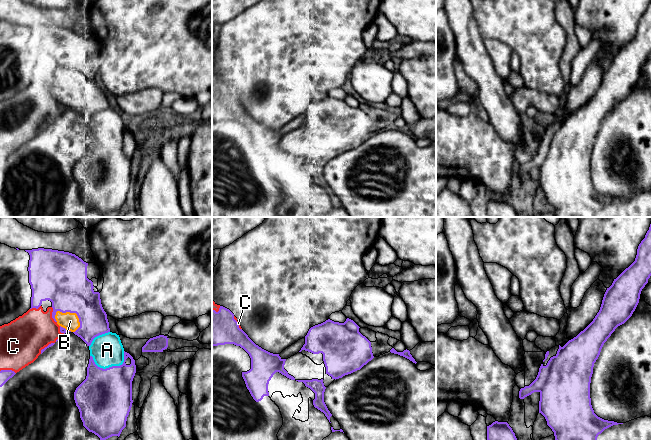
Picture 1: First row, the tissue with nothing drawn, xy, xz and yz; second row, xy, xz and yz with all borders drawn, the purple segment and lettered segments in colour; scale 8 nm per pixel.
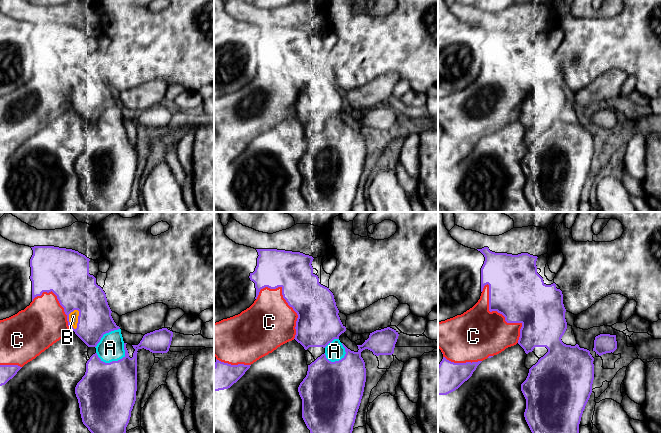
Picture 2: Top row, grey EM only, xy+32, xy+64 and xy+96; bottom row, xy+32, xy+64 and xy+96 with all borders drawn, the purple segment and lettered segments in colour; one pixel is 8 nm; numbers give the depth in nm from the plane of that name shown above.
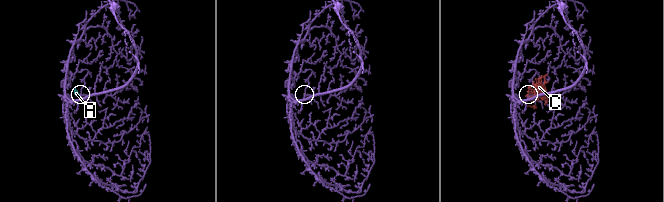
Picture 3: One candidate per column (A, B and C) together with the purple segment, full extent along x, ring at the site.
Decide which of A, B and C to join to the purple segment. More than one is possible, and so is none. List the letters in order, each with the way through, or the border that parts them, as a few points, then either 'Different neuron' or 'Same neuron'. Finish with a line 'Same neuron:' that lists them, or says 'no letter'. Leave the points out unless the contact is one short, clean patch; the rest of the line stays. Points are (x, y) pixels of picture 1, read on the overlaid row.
A: Same neuron
B: Different neuron
C: Different neuron
Same neuron: A

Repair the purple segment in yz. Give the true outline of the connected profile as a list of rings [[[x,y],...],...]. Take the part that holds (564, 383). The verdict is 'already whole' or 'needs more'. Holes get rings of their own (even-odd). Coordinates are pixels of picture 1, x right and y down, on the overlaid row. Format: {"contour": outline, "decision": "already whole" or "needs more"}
{"contour": [[[651,224],[649,227],[649,230],[647,231],[647,233],[645,235],[645,238],[641,241],[641,243],[638,246],[635,261],[628,268],[626,268],[616,279],[614,279],[612,285],[609,288],[607,288],[607,290],[604,294],[603,300],[602,300],[600,310],[597,313],[597,315],[595,316],[595,318],[593,319],[593,321],[583,331],[581,331],[576,337],[569,340],[563,347],[561,347],[559,345],[557,354],[550,358],[547,365],[544,366],[543,364],[541,364],[536,379],[529,386],[525,386],[524,388],[520,389],[520,391],[519,391],[520,399],[524,399],[525,397],[531,395],[534,392],[540,393],[539,413],[541,413],[545,417],[545,419],[547,421],[547,425],[554,432],[555,440],[597,440],[598,435],[601,434],[605,429],[607,429],[613,425],[623,424],[623,423],[617,423],[614,421],[604,420],[604,419],[598,417],[594,413],[594,410],[591,405],[591,398],[590,398],[591,377],[593,374],[594,363],[598,359],[604,343],[607,341],[607,339],[611,336],[611,334],[615,331],[615,329],[618,326],[624,324],[632,316],[633,312],[635,311],[635,309],[639,303],[641,291],[645,287],[645,285],[648,283],[648,279],[650,278],[650,276],[651,276]]], "decision": "already whole"}

